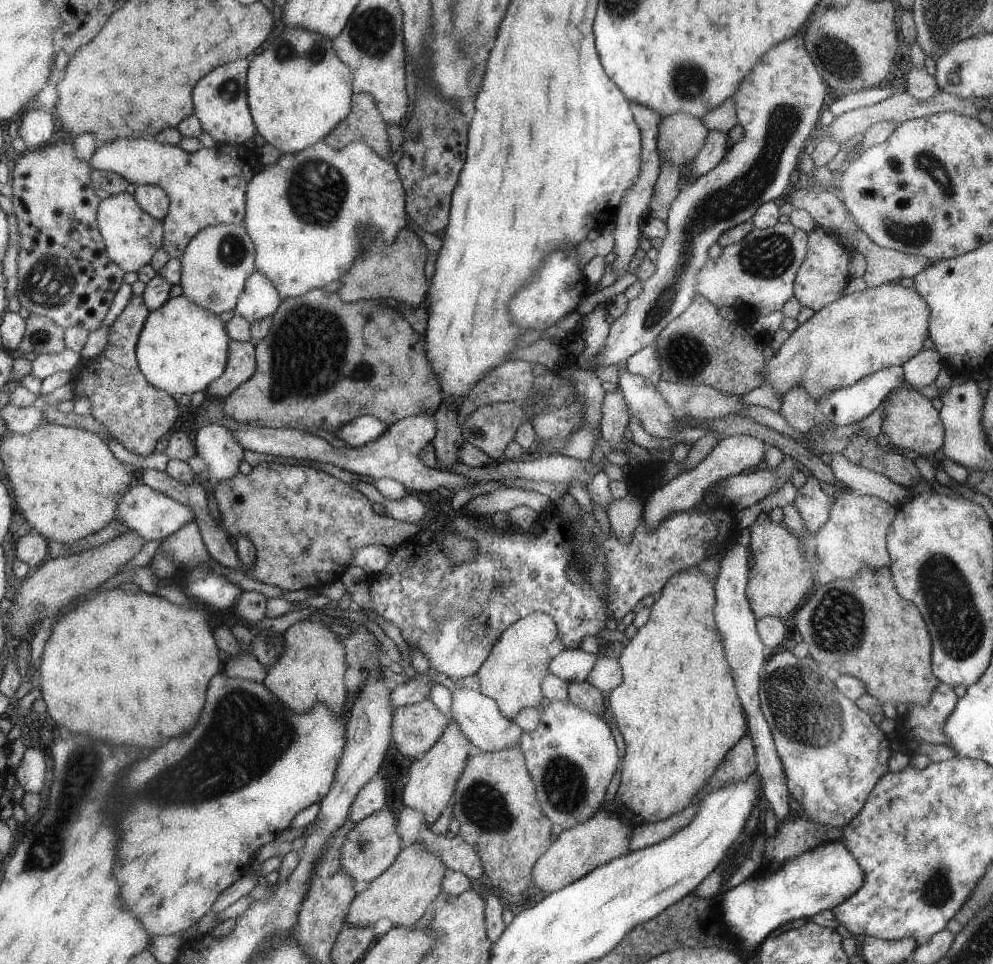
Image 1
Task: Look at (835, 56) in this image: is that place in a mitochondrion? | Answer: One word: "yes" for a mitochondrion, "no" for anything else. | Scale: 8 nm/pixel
yes

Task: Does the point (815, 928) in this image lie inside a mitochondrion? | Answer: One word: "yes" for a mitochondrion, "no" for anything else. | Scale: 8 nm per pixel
no

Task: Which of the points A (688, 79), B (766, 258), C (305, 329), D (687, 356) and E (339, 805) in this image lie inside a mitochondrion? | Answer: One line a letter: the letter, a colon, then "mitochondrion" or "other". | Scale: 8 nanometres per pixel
A: mitochondrion
B: mitochondrion
C: mitochondrion
D: mitochondrion
E: other

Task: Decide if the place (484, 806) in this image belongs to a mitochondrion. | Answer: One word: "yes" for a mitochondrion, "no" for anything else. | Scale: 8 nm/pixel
yes

